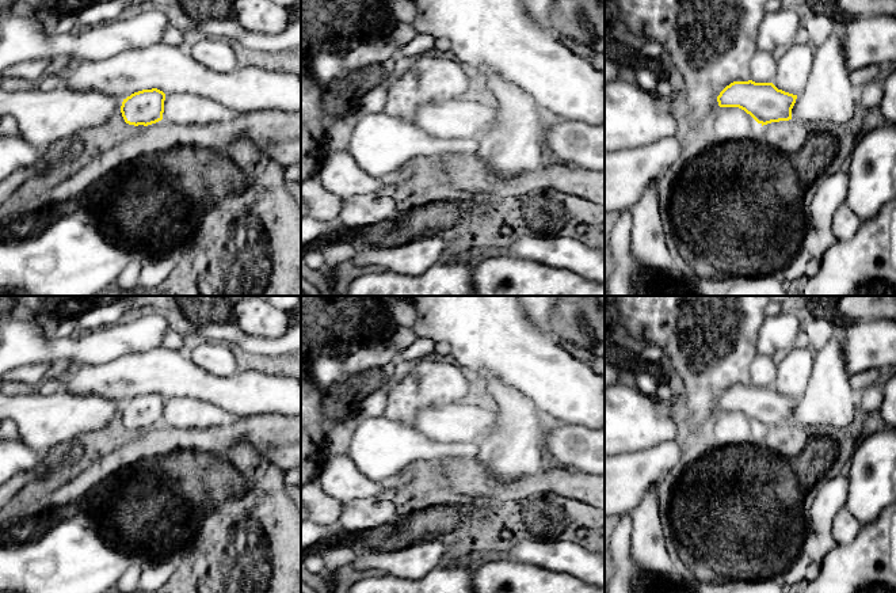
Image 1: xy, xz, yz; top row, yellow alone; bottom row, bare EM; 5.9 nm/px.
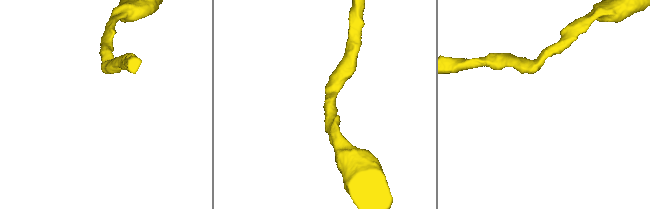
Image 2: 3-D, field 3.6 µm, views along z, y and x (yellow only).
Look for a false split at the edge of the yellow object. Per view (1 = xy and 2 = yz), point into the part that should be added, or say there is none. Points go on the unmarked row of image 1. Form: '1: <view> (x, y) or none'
1: none
2: none

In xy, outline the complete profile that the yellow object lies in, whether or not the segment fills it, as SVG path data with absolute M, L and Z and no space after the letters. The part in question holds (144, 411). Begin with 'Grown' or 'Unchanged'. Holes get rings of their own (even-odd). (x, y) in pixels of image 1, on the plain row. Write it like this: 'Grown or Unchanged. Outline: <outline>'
Unchanged. Outline: M157 392L142 394L123 403L121 417L129 429L152 429L163 423L165 398Z

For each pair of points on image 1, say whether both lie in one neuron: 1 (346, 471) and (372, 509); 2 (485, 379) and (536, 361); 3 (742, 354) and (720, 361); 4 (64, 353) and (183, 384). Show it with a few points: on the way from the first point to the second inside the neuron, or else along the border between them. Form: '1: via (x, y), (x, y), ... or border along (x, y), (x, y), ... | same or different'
1: border along (376, 495), (350, 500), (344, 504) | different
2: border along (476, 375), (480, 372), (492, 373), (522, 394) | different
3: via (736, 354), (725, 356) | same
4: border along (133, 352), (106, 362), (77, 364) | different

